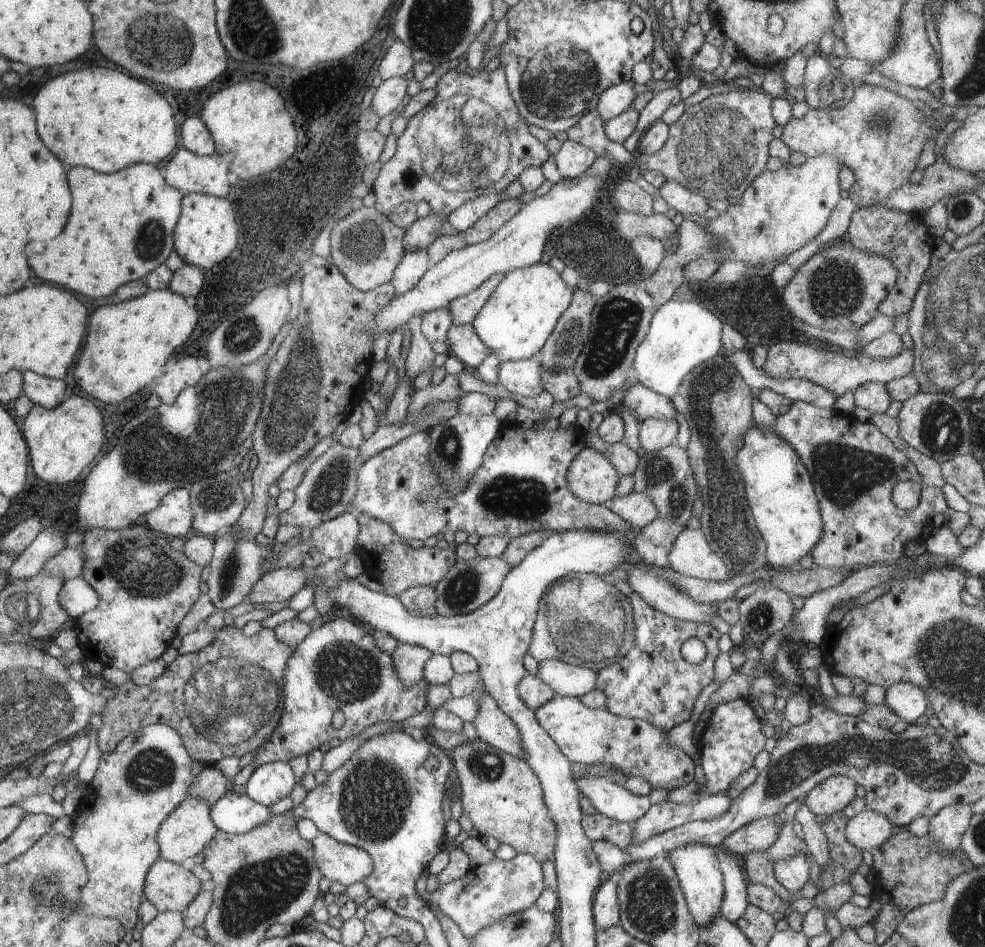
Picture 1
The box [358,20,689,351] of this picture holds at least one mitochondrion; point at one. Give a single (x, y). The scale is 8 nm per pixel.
(559, 84)

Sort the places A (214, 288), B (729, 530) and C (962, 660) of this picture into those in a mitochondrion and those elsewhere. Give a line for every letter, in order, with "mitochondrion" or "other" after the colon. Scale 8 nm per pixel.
A: other
B: mitochondrion
C: mitochondrion

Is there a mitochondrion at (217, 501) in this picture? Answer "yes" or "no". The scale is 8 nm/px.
yes

